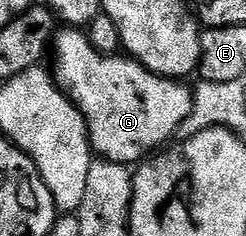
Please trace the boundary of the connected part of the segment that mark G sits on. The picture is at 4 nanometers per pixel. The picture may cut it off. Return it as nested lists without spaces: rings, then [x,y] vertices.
[[[72,26],[62,27],[54,35],[51,60],[52,56],[51,75],[83,114],[90,145],[100,159],[130,166],[144,161],[154,150],[174,139],[173,132],[175,136],[175,129],[193,109],[194,89],[185,85],[188,83],[156,76],[125,54],[105,56],[91,46],[84,31]]]

